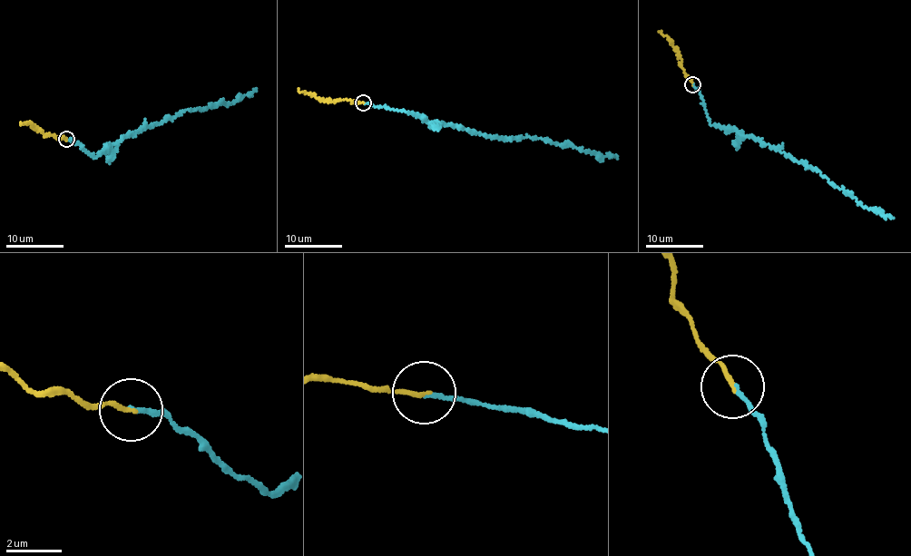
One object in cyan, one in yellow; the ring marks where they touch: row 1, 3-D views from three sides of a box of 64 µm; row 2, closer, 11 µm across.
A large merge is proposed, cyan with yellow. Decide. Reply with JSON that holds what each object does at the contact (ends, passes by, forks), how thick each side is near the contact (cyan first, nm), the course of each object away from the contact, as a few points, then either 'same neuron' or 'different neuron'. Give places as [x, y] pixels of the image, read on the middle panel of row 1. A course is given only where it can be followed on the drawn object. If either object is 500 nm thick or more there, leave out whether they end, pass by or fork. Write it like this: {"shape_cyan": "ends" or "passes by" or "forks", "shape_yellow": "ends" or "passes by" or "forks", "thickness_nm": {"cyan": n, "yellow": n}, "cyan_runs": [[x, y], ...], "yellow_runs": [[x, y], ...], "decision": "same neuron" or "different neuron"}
{"shape_cyan": "ends", "shape_yellow": "ends", "thickness_nm": {"cyan": 160, "yellow": 150}, "cyan_runs": [[363, 103], [412, 112], [427, 121], [459, 125], [487, 136], [530, 136], [616, 158]], "yellow_runs": [[363, 102], [320, 100], [298, 92]], "decision": "same neuron"}

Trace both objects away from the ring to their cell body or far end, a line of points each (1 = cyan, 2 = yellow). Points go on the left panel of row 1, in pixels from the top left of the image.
1: (65, 138), (94, 156), (100, 155), (106, 146), (167, 118), (191, 109), (230, 104), (254, 89)
2: (65, 139), (46, 136), (28, 122), (20, 124)

